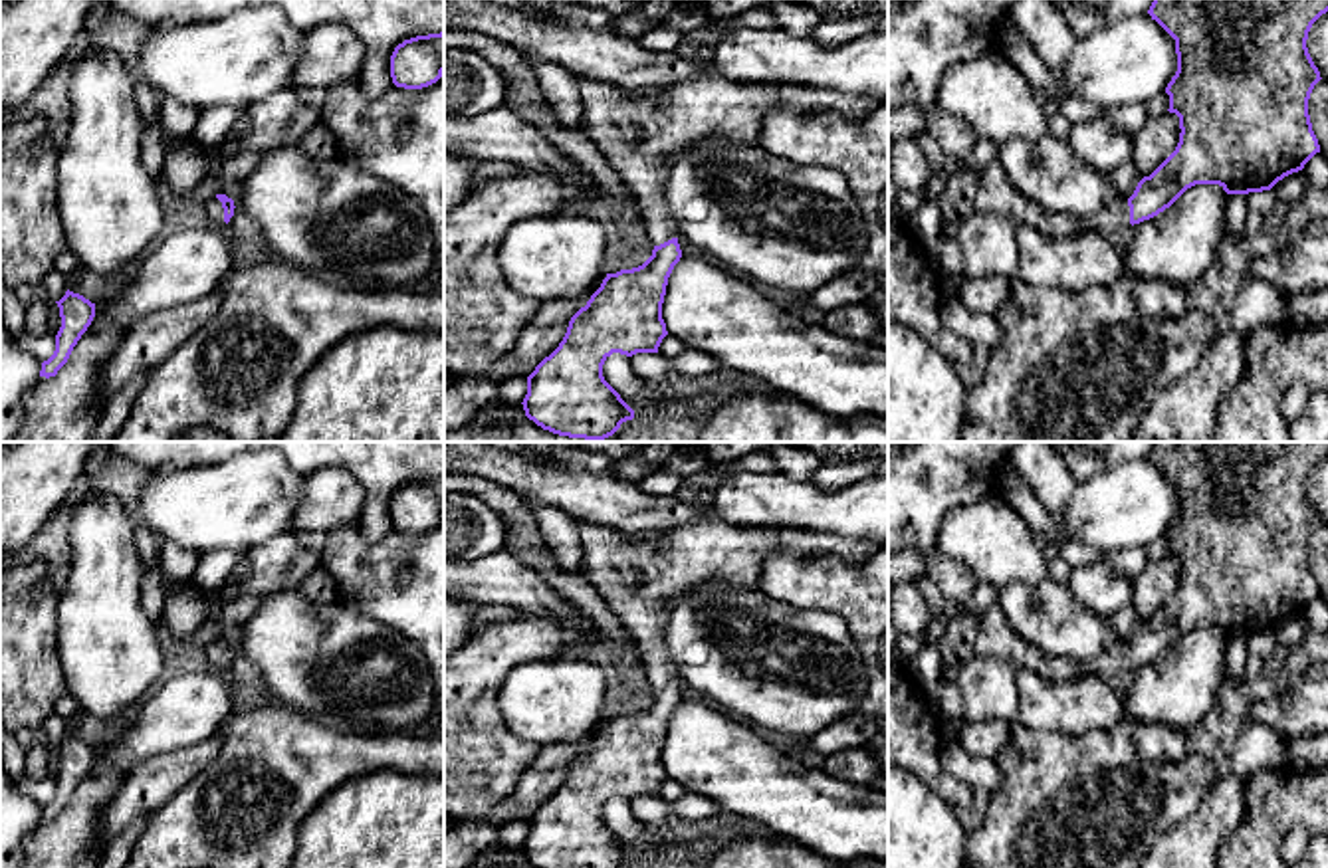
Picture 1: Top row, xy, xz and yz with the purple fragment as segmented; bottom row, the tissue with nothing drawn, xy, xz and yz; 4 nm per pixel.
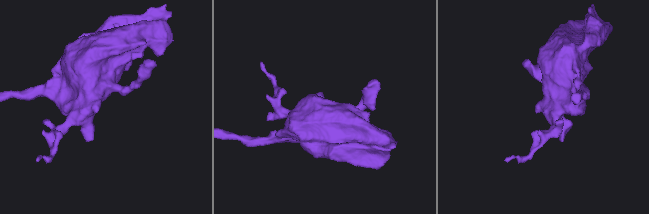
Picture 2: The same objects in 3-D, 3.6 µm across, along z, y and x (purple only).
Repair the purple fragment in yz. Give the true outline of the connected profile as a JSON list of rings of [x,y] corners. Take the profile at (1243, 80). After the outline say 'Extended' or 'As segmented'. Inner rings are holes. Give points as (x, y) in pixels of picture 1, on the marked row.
[[[1154,0],[1148,14],[1175,40],[1177,71],[1165,87],[1167,111],[1179,117],[1181,129],[1175,151],[1138,182],[1130,198],[1118,198],[1086,220],[1029,202],[993,161],[979,170],[977,210],[1052,238],[1106,236],[1158,216],[1195,184],[1219,184],[1227,194],[1271,190],[1320,153],[1308,99],[1322,77],[1306,40],[1326,12],[1328,0]]]. Extended

